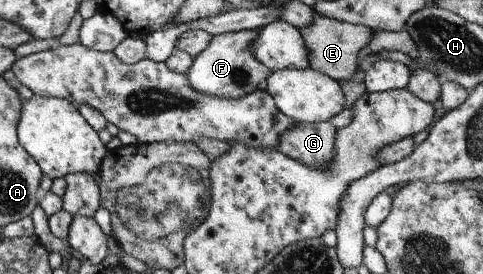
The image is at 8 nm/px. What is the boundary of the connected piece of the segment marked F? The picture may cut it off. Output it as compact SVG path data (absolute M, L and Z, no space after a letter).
M256 30L232 31L212 36L204 51L192 58L185 73L193 89L205 95L240 99L261 87L271 70L258 63L250 53L250 41L256 37Z

